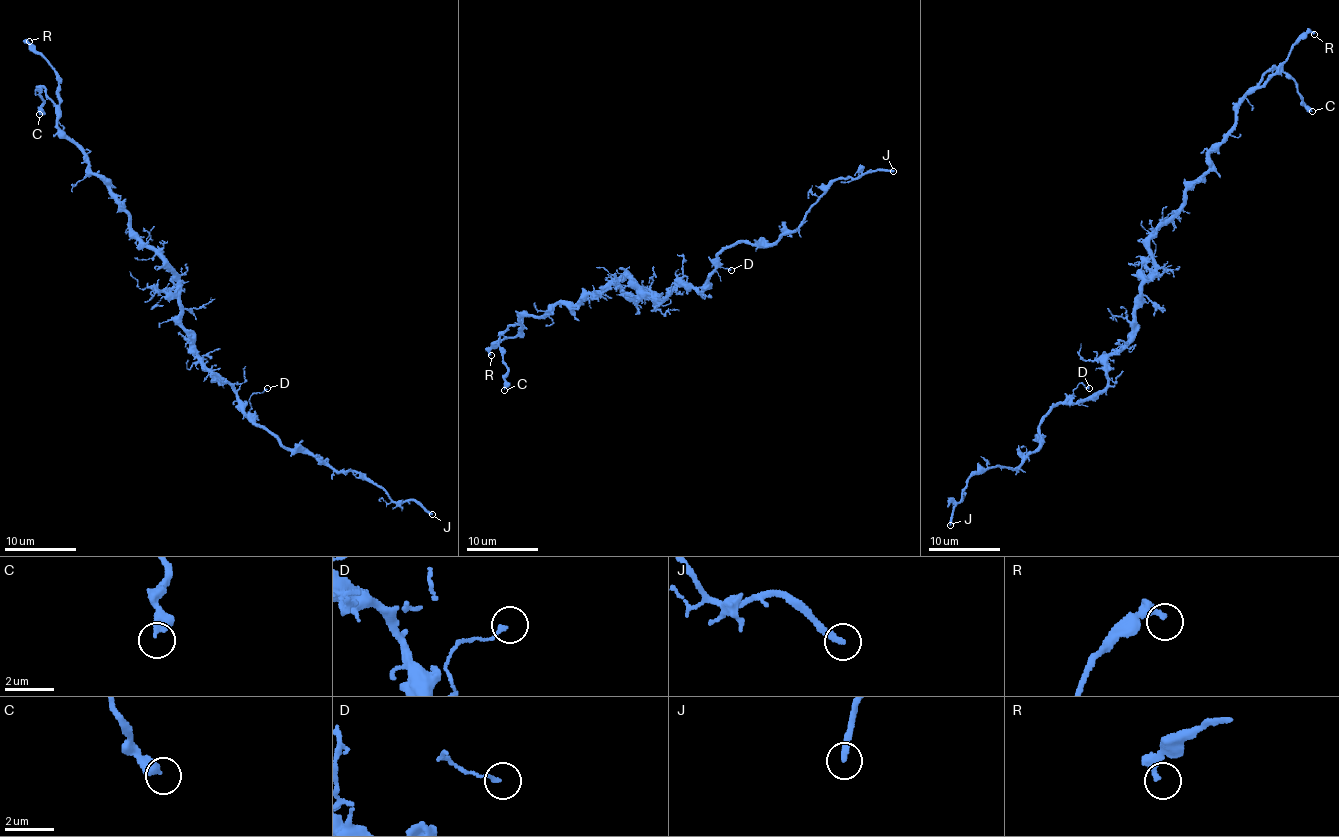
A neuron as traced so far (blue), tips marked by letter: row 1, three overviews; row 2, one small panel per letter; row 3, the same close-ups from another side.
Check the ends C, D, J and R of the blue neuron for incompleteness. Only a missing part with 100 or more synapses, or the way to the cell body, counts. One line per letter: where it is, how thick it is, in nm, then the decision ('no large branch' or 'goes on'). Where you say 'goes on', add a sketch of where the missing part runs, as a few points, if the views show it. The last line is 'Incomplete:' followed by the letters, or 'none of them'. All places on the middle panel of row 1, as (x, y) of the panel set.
C: place (504, 390); calibre 360 nm; no large branch
D: place (731, 270); calibre 140 nm; no large branch
J: place (893, 171); calibre 240 nm; goes on; course (893, 171), (901, 164), (858, 140), (834, 150), (835, 153), (813, 157)
R: place (491, 355); calibre 320 nm; no large branch
Incomplete: J

